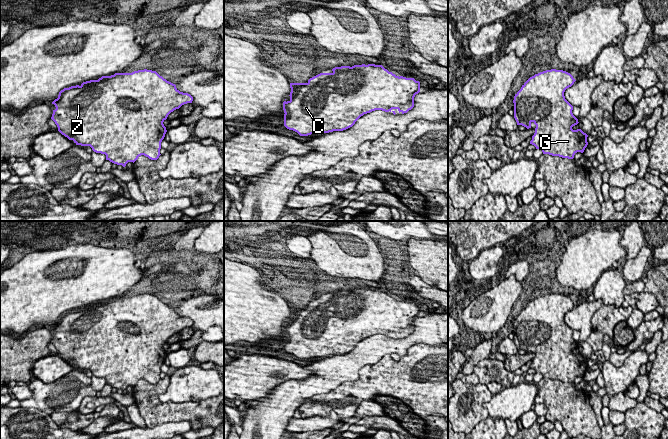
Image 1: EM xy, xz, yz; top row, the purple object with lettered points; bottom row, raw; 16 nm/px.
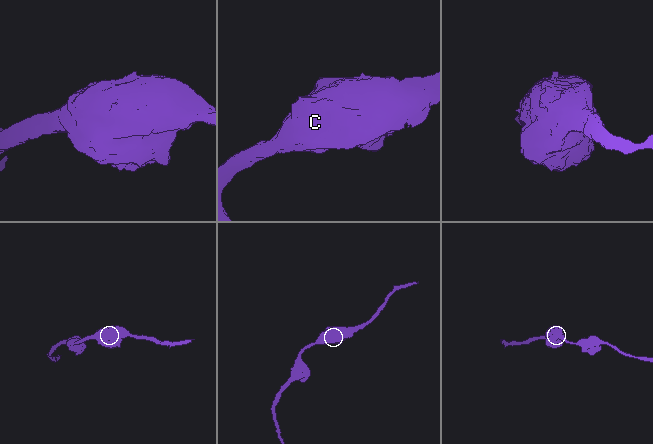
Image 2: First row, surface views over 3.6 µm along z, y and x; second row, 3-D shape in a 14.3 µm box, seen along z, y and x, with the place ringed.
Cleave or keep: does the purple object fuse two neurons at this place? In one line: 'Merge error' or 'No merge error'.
Merge error

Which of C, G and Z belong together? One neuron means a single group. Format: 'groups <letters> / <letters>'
groups C / G Z

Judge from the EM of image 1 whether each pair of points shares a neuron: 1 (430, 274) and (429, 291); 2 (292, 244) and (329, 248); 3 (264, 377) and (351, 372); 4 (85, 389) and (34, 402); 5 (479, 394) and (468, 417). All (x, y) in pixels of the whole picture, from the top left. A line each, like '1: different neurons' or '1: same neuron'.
1: different neurons
2: different neurons
3: different neurons
4: same neuron
5: same neuron

